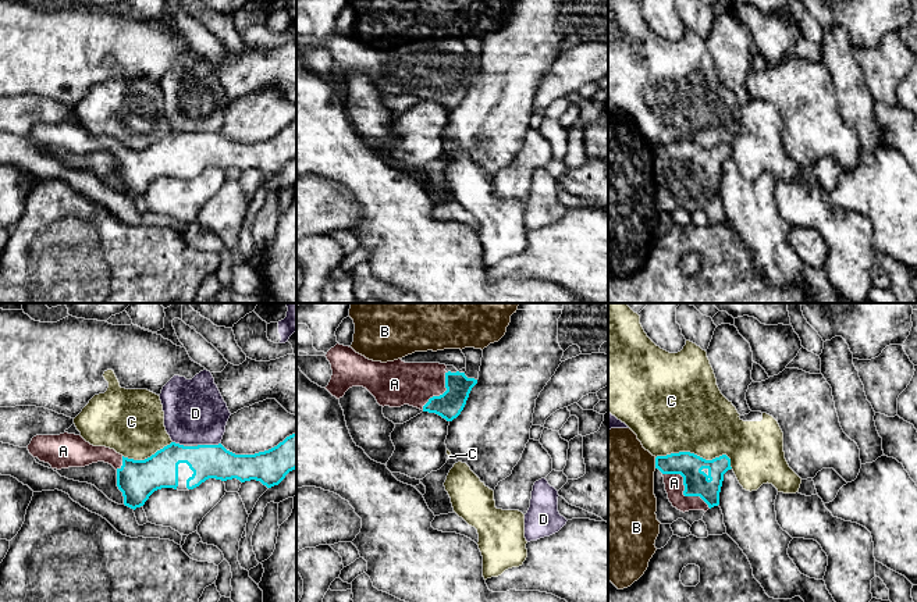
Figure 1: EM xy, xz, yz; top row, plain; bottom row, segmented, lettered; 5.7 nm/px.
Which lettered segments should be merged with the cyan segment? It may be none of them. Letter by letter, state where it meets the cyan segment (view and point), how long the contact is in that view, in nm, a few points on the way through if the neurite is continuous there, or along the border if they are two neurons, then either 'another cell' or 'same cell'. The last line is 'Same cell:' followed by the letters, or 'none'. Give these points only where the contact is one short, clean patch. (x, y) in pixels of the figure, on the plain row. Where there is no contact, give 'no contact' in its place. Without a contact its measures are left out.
A: yz (685, 178) | 340 nm | across yz (688, 153), (685, 156), (685, 178), (678, 171), (674, 171) | same cell
B: yz (656, 152) | 60 nm | along yz (654, 146), (656, 156) | another cell
C: yz (696, 143) | 460 nm | another cell
D: xy (209, 134) | 140 nm | another cell
Same cell: A

